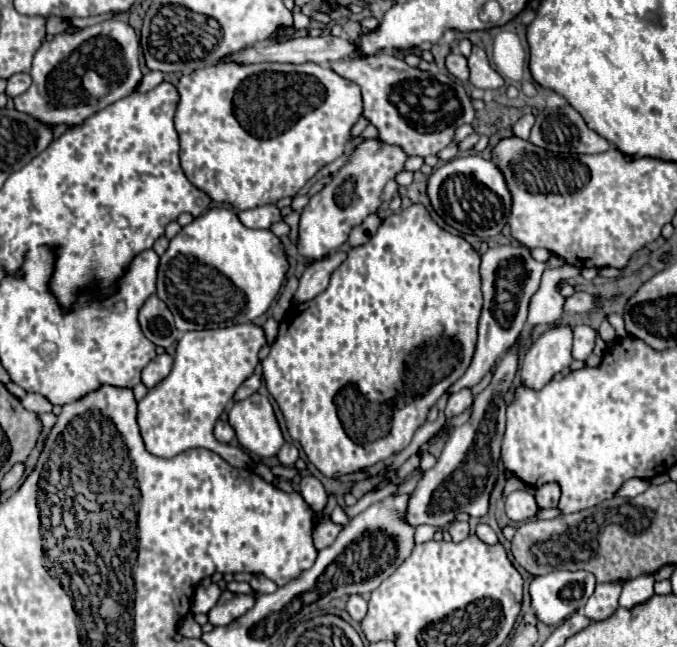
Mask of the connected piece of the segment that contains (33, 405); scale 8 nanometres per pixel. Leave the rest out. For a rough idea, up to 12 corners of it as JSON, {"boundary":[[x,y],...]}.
{"boundary":[[28,393],[22,405],[34,413],[50,413],[52,403],[44,395]]}

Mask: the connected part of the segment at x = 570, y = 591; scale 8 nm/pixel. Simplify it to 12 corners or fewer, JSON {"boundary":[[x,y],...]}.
{"boundary":[[554,571],[530,585],[540,621],[560,625],[596,589],[588,571]]}

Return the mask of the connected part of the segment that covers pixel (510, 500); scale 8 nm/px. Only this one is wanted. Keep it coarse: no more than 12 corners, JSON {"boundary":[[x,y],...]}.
{"boundary":[[530,491],[506,497],[506,515],[512,521],[534,517],[538,505]]}

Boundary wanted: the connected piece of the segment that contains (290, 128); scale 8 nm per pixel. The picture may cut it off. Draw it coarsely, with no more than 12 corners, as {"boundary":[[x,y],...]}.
{"boundary":[[316,63],[182,75],[188,181],[236,211],[344,153],[360,87]]}

